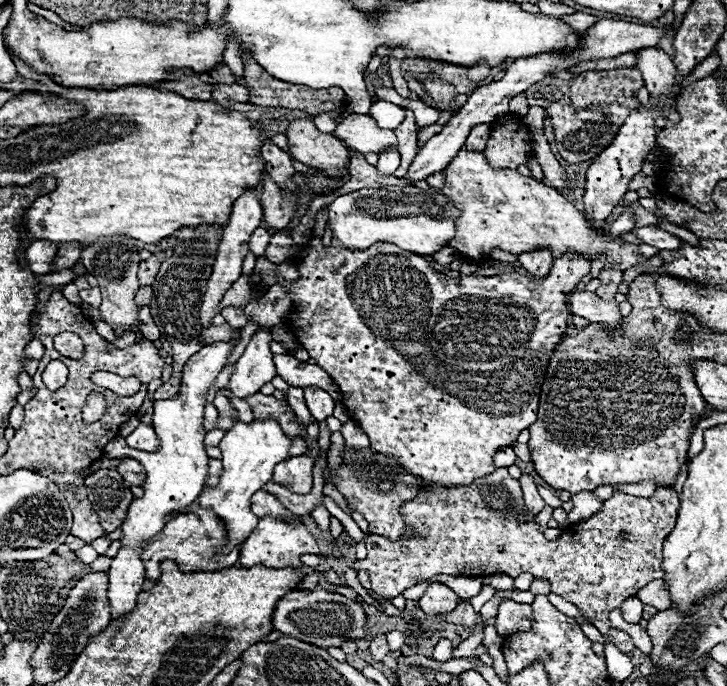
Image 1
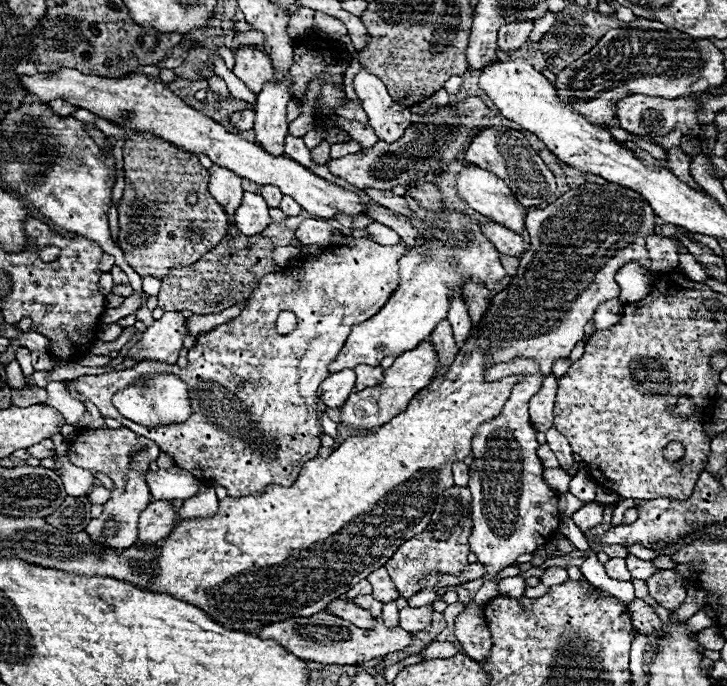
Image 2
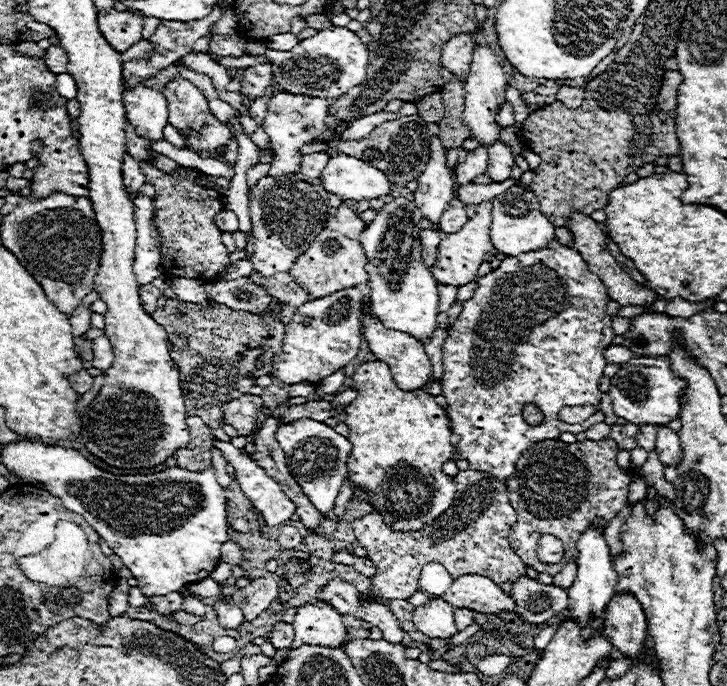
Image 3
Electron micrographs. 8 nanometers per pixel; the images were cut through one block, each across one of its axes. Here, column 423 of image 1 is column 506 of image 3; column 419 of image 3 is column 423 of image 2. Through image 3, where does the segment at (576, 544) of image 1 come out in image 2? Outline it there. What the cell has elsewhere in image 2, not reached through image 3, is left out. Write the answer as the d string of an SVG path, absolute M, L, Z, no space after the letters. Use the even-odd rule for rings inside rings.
M458 486L448 488L442 494L442 500L438 500L438 508L434 508L434 516L426 526L426 530L410 538L406 544L402 544L394 552L394 556L386 562L386 570L394 580L400 596L410 598L418 594L424 588L422 580L430 570L436 570L440 574L454 574L454 576L464 572L464 568L468 566L466 556L470 552L468 540L466 540L466 536L470 536L470 524L472 524L470 502L472 502L472 496L468 488L458 488Z

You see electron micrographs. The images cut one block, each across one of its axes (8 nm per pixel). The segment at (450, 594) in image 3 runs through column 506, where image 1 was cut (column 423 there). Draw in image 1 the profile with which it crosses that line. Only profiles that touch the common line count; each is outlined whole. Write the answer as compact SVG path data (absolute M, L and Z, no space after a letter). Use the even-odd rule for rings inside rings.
M432 584L424 592L424 596L418 600L418 606L428 616L436 616L436 614L448 614L448 612L452 612L458 602L460 602L460 598L448 586L444 586L444 584Z

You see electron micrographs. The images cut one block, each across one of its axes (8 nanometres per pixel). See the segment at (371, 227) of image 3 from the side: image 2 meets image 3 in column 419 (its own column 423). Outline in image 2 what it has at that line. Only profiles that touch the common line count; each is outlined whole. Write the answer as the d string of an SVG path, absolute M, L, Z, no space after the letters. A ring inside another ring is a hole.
M406 198L406 202L414 214L414 216L408 216L408 220L416 230L424 232L424 240L412 248L406 248L406 252L398 262L400 266L398 288L392 292L392 296L380 308L378 314L374 314L370 320L356 324L352 328L338 358L334 360L334 364L330 364L330 372L338 372L342 368L354 368L358 364L378 366L386 356L400 356L406 350L414 350L422 340L426 340L432 334L436 324L446 318L452 292L462 294L462 288L468 280L488 286L490 282L494 284L506 276L500 264L500 252L484 236L482 224L478 220L454 208L428 212L418 208L418 204L414 204L412 198ZM434 230L444 232L448 238L438 240ZM454 236L464 236L468 244L466 246L450 244L450 238Z

